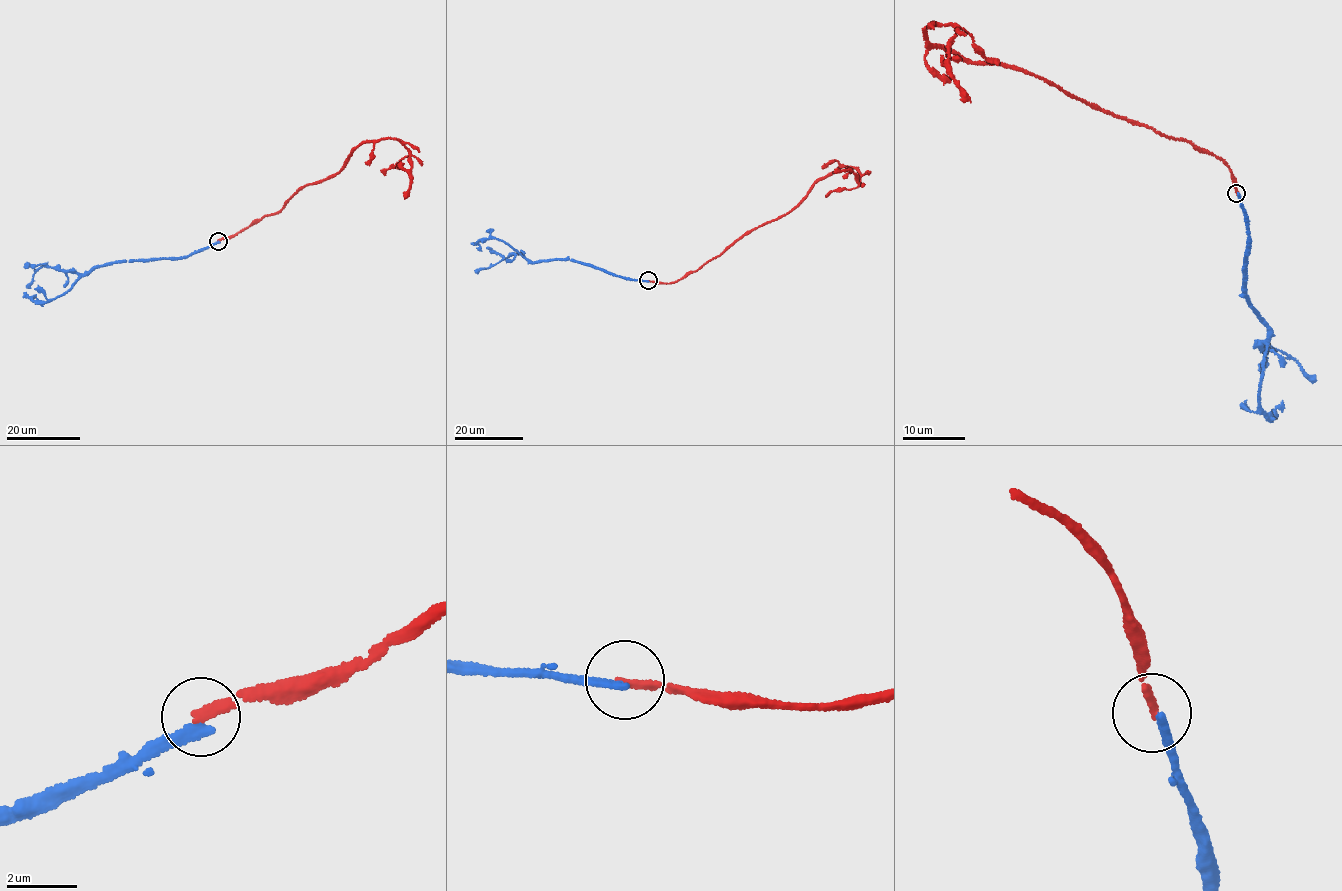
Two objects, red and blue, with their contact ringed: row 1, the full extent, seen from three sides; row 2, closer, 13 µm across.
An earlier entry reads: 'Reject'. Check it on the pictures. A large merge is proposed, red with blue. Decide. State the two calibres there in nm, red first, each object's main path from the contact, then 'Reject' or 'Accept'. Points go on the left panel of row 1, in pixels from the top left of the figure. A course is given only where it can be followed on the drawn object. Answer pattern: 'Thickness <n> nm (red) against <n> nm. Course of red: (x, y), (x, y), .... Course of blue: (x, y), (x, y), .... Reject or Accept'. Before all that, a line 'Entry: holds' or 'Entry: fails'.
Entry: holds
Thickness 280 nm (red) against 240 nm. Course of red: (218, 240), (339, 173), (367, 142), (397, 140), (409, 152), (404, 199). Course of blue: (218, 241), (178, 258), (126, 260), (91, 268), (72, 287), (37, 303), (23, 292). Reject

